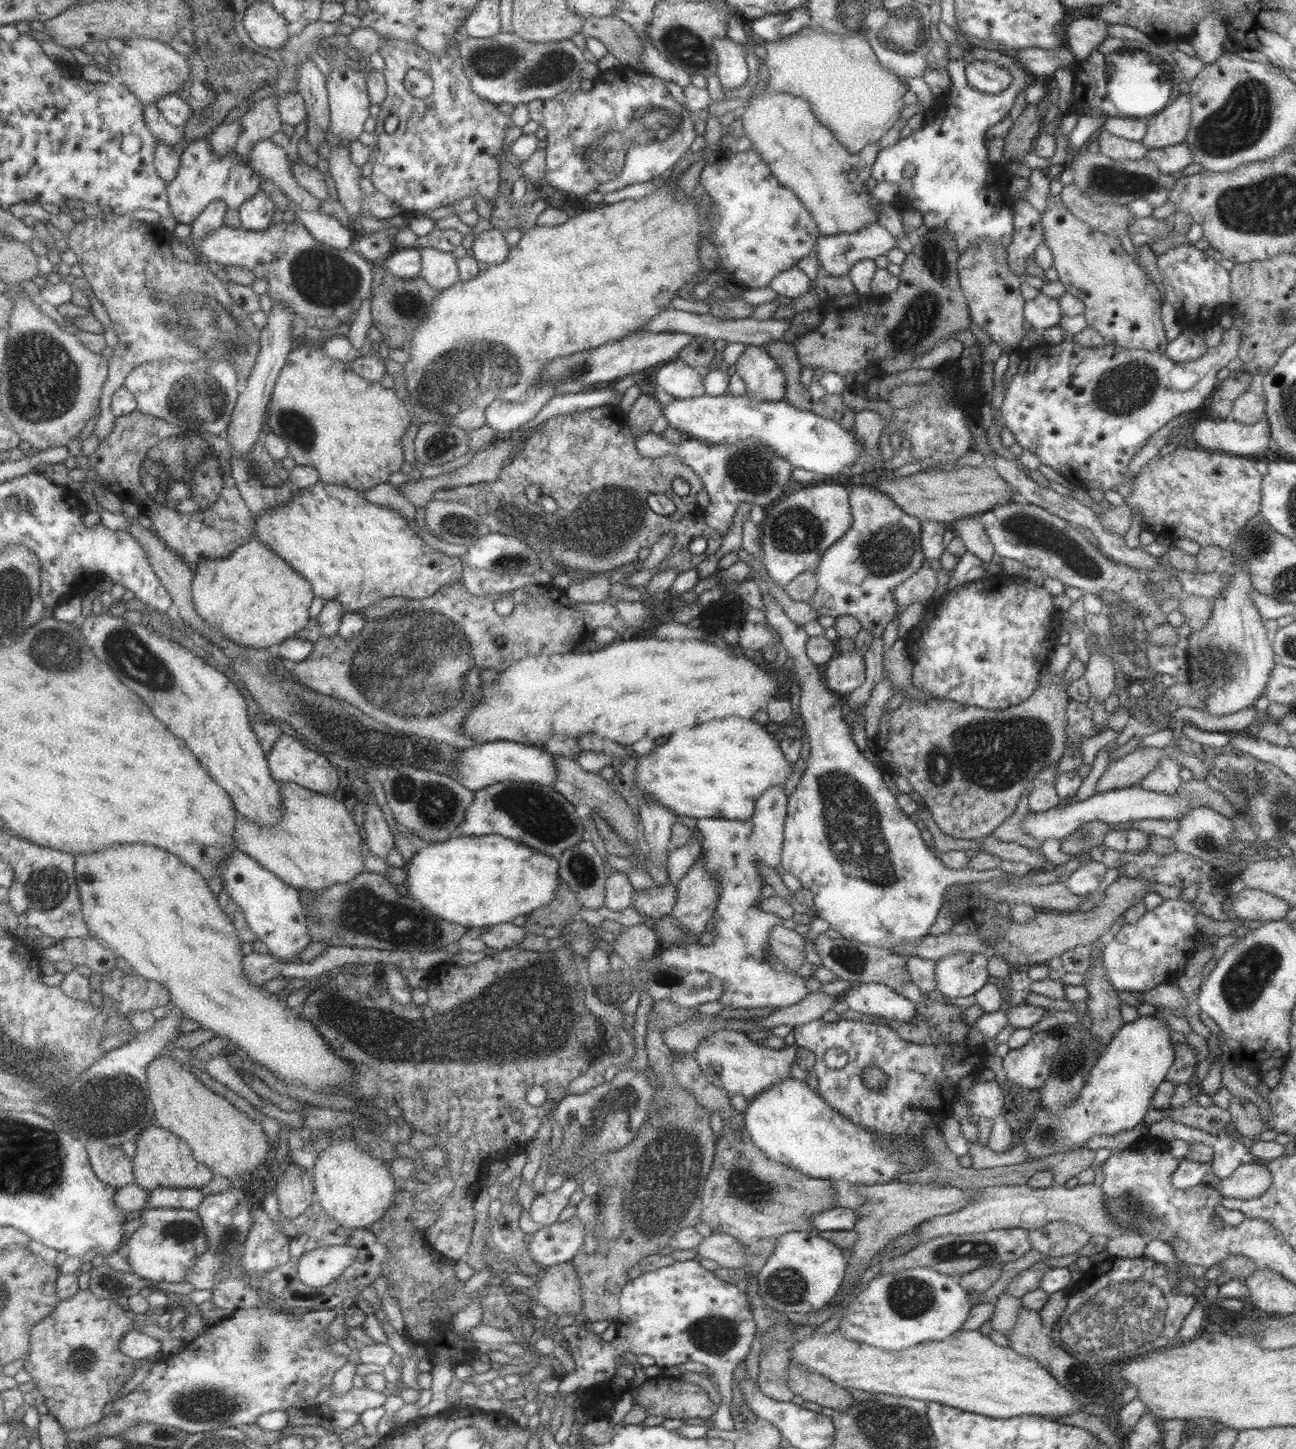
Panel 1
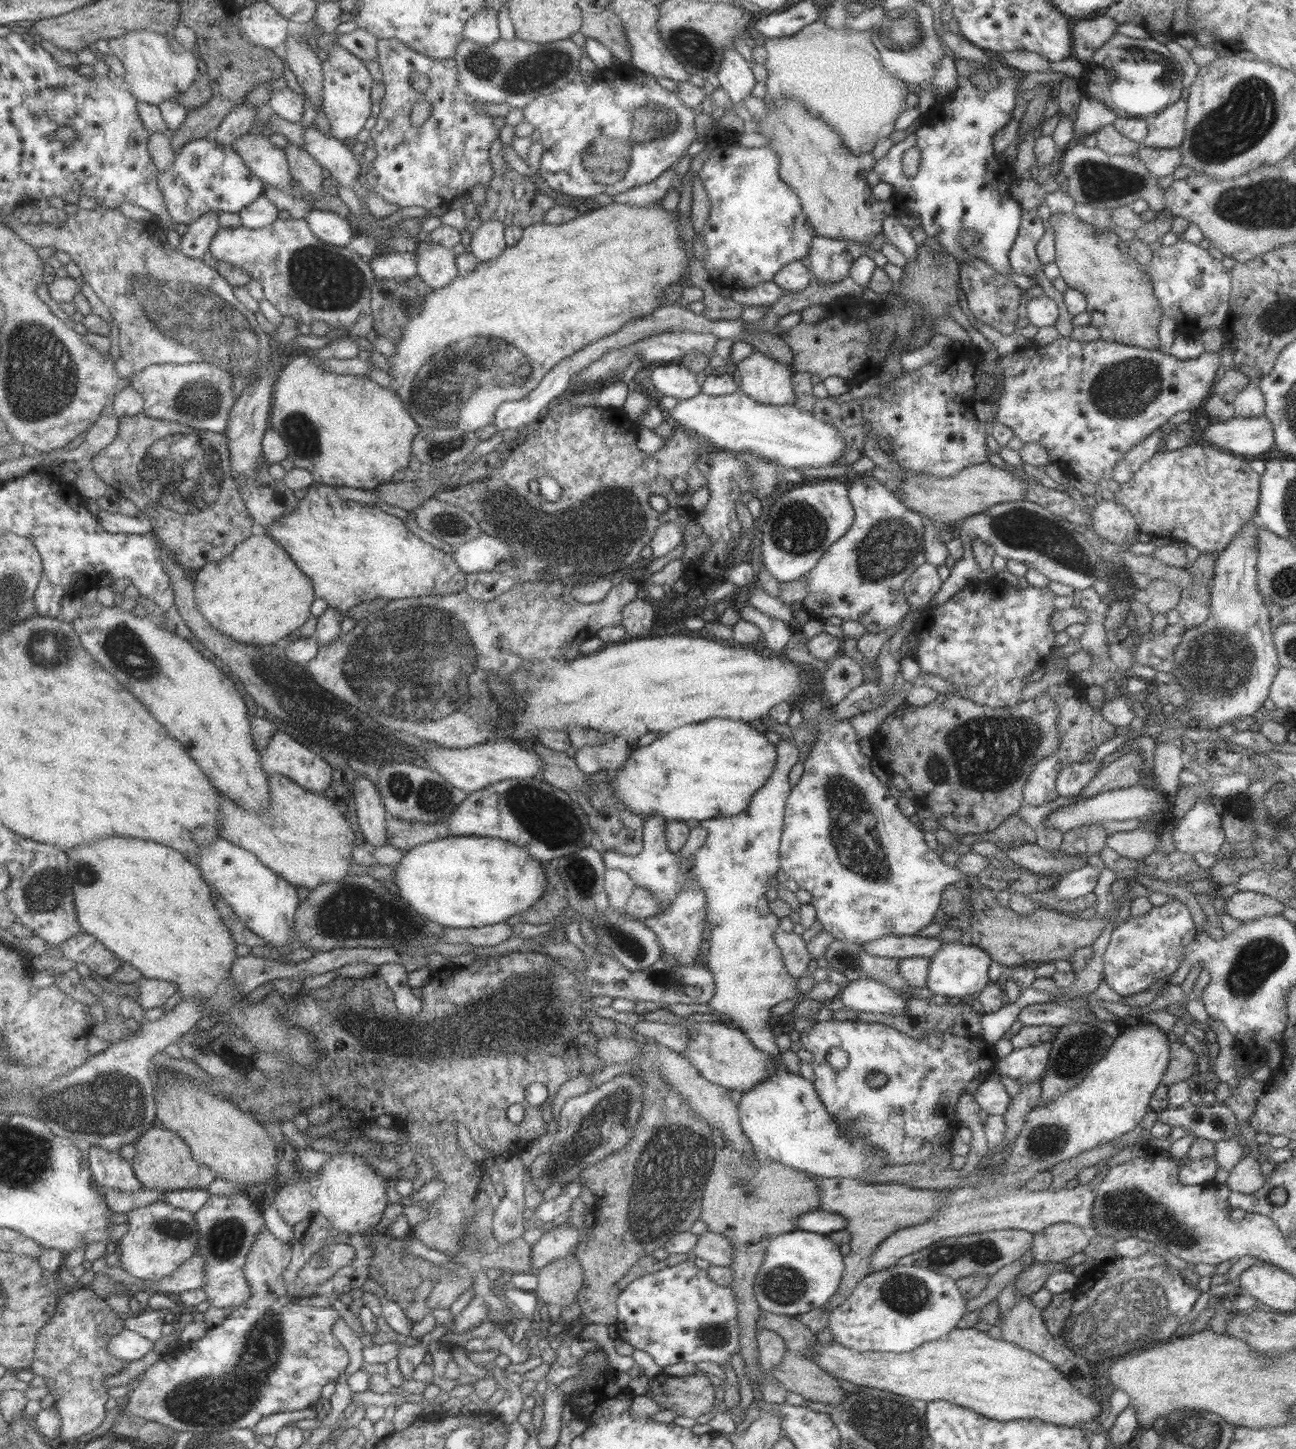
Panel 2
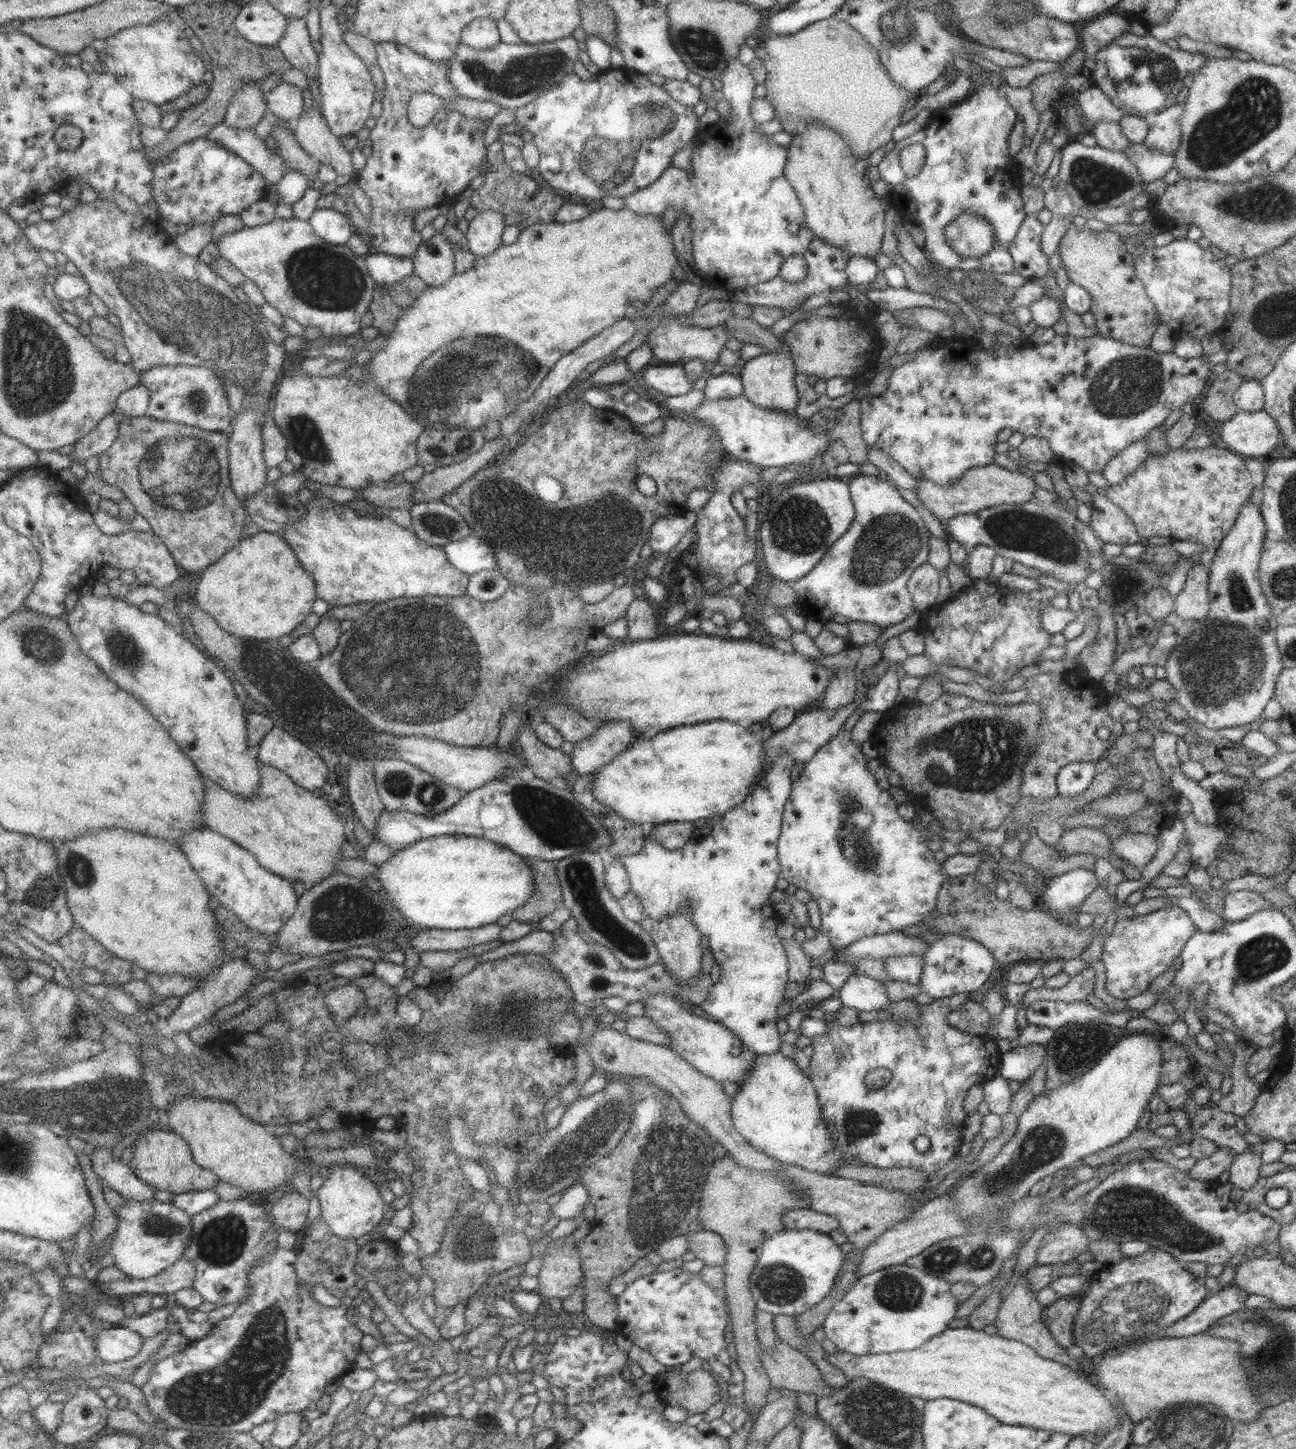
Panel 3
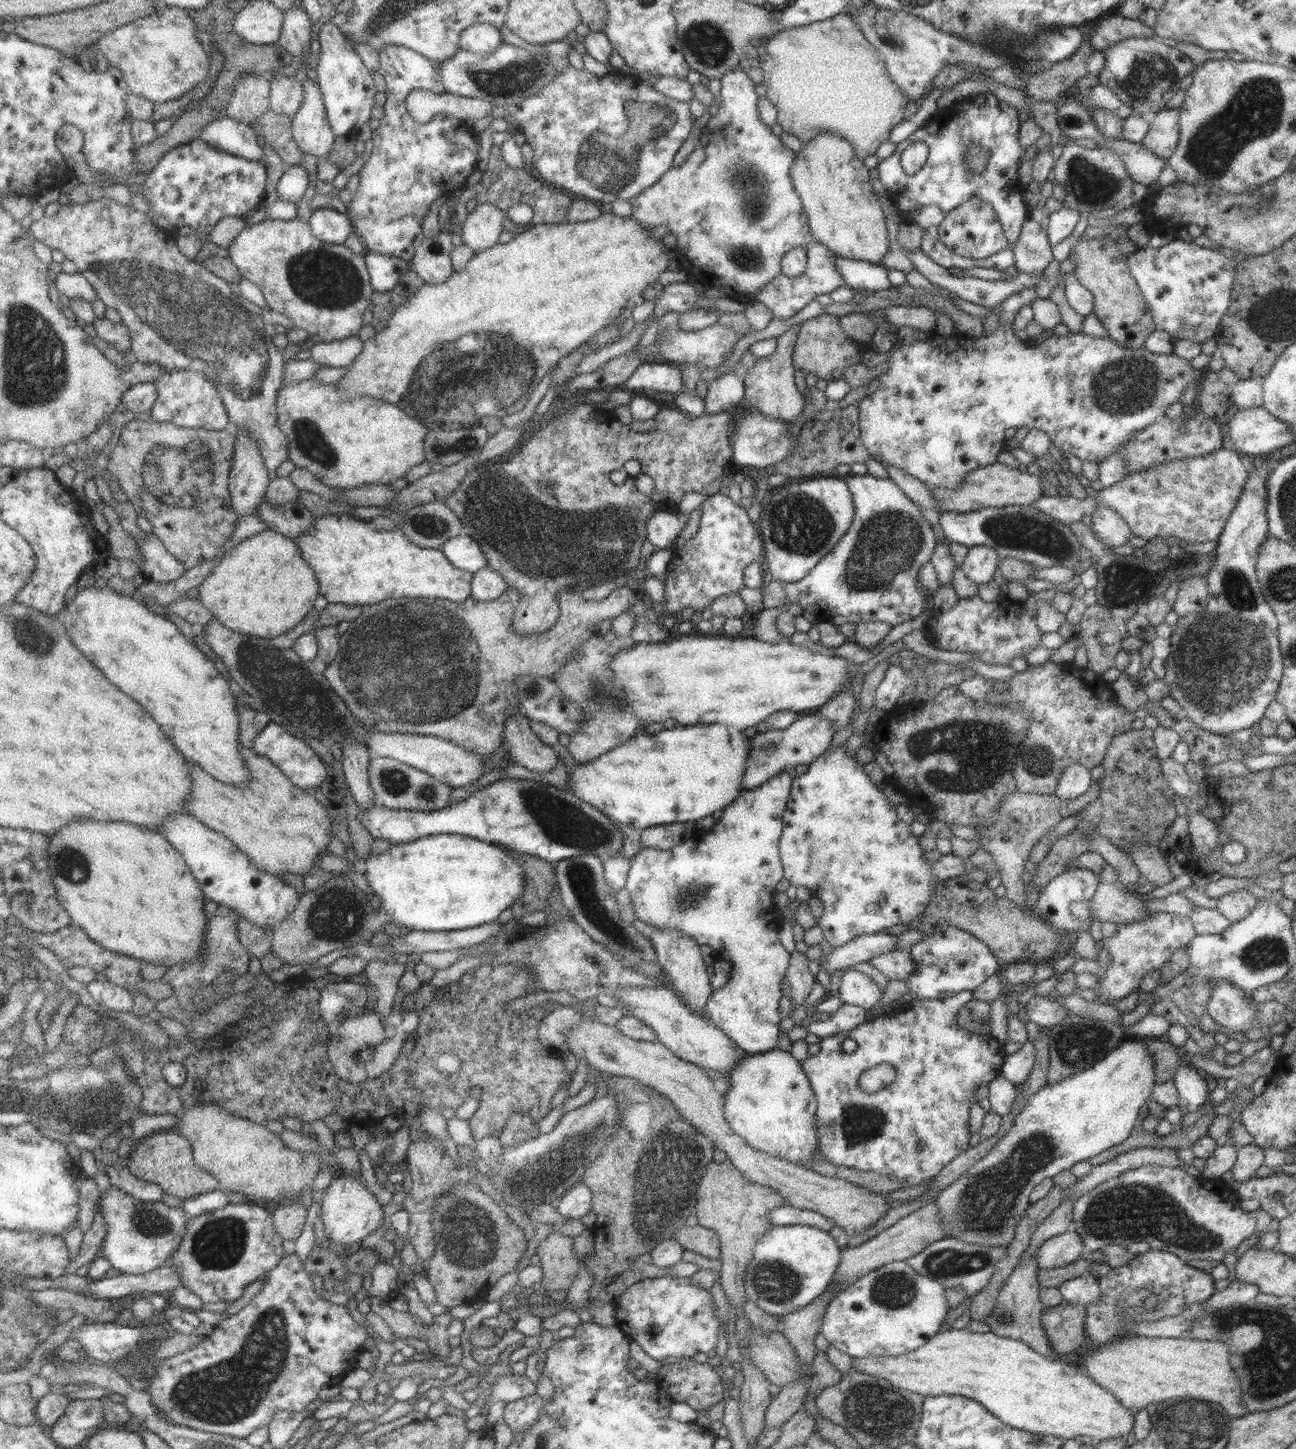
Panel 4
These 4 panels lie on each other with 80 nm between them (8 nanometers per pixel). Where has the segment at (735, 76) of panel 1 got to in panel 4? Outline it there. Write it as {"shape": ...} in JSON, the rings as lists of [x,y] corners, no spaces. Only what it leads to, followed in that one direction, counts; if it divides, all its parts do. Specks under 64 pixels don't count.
{"shape":[[[733,67],[724,72],[720,80],[720,98],[721,106],[713,117],[708,118],[708,123],[703,128],[699,136],[698,143],[694,146],[693,151],[689,154],[685,163],[669,168],[653,186],[640,192],[637,196],[633,196],[628,202],[631,206],[631,215],[635,220],[641,223],[642,227],[652,228],[659,225],[667,225],[669,233],[676,238],[676,246],[672,253],[678,258],[679,273],[682,277],[687,278],[690,282],[700,285],[707,292],[718,293],[722,296],[729,296],[735,299],[746,300],[747,296],[754,296],[761,287],[764,287],[772,278],[780,273],[780,260],[789,250],[793,250],[800,246],[805,248],[806,245],[813,240],[809,232],[806,213],[801,204],[801,199],[793,189],[790,176],[790,164],[794,159],[794,152],[789,150],[777,135],[773,135],[770,127],[764,125],[757,117],[757,94],[753,91],[754,83],[747,77],[747,74],[739,67]]]}

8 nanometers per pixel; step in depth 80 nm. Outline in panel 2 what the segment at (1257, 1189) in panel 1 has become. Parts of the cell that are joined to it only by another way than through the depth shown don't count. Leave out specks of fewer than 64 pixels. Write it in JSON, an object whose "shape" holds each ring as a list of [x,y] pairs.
{"shape":[[[1249,1153],[1234,1164],[1223,1183],[1230,1192],[1251,1194],[1265,1184],[1267,1177],[1261,1174],[1257,1155]]]}

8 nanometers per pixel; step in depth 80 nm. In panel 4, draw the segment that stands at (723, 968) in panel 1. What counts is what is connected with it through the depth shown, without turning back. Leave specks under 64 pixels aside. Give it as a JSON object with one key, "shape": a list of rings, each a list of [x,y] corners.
{"shape":[[[781,769],[779,772],[770,776],[763,784],[760,784],[756,789],[742,789],[737,795],[737,798],[729,805],[722,809],[722,815],[719,820],[713,825],[712,829],[703,834],[700,840],[692,838],[688,842],[684,842],[682,846],[673,847],[671,850],[662,851],[655,847],[640,848],[632,858],[630,858],[629,871],[626,876],[626,884],[624,889],[629,894],[633,912],[635,912],[635,920],[641,920],[645,924],[649,924],[655,930],[661,932],[681,932],[683,936],[689,936],[693,942],[699,946],[707,945],[711,948],[715,958],[725,960],[731,964],[731,980],[733,980],[733,994],[710,994],[705,1002],[705,1011],[707,1011],[709,1022],[717,1025],[721,1032],[725,1033],[741,1050],[749,1054],[757,1054],[759,1052],[767,1052],[777,1046],[777,1036],[779,1036],[779,1012],[777,1011],[779,999],[781,995],[782,977],[786,975],[786,968],[790,954],[781,946],[778,935],[782,922],[783,915],[777,910],[775,904],[771,902],[775,893],[775,885],[783,878],[783,867],[781,867],[781,860],[779,858],[778,838],[780,837],[783,828],[782,814],[786,809],[788,796],[790,793],[790,786],[792,778],[788,772]]]}

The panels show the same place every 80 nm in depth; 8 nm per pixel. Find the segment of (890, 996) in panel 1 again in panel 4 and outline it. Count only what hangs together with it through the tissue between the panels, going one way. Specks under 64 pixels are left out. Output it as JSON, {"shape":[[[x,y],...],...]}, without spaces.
{"shape":[[[845,971],[837,990],[841,1003],[861,1007],[865,1011],[879,1005],[883,992],[875,981],[861,971]]]}

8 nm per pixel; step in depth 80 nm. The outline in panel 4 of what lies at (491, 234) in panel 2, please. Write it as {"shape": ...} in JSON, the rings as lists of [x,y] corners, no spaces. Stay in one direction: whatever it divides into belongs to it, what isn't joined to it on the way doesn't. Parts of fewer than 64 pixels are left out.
{"shape":[[[477,203],[471,213],[461,213],[460,237],[474,253],[491,248],[504,230],[505,213],[491,204]]]}

